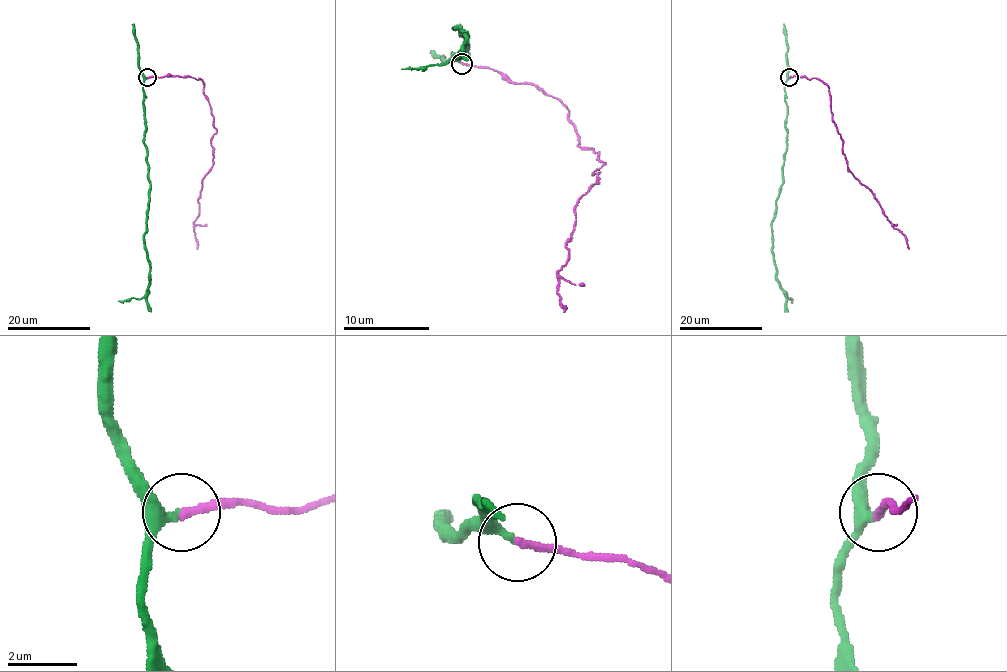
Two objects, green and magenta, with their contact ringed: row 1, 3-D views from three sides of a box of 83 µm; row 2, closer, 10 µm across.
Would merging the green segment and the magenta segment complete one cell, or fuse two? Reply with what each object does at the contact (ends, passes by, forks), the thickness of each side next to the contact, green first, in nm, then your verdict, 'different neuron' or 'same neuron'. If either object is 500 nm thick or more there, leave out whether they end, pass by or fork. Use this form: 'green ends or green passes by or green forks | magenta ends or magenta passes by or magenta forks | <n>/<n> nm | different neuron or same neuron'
green passes by | magenta ends | 200/240 nm | same neuron

